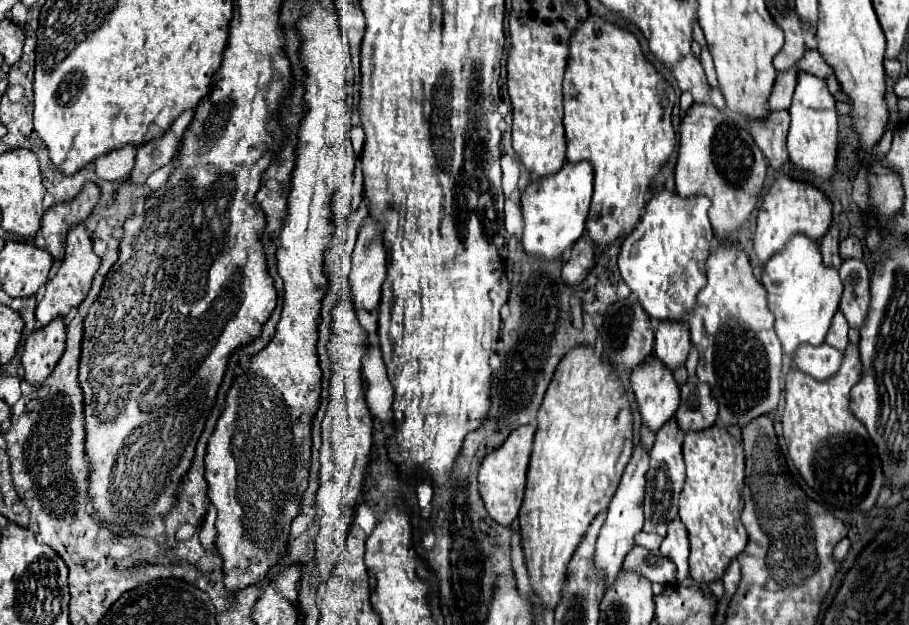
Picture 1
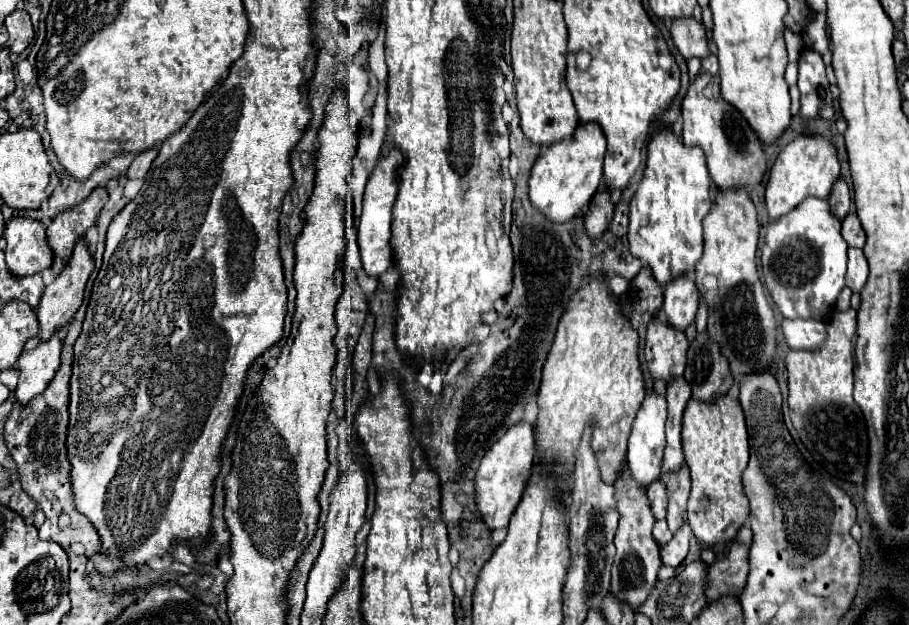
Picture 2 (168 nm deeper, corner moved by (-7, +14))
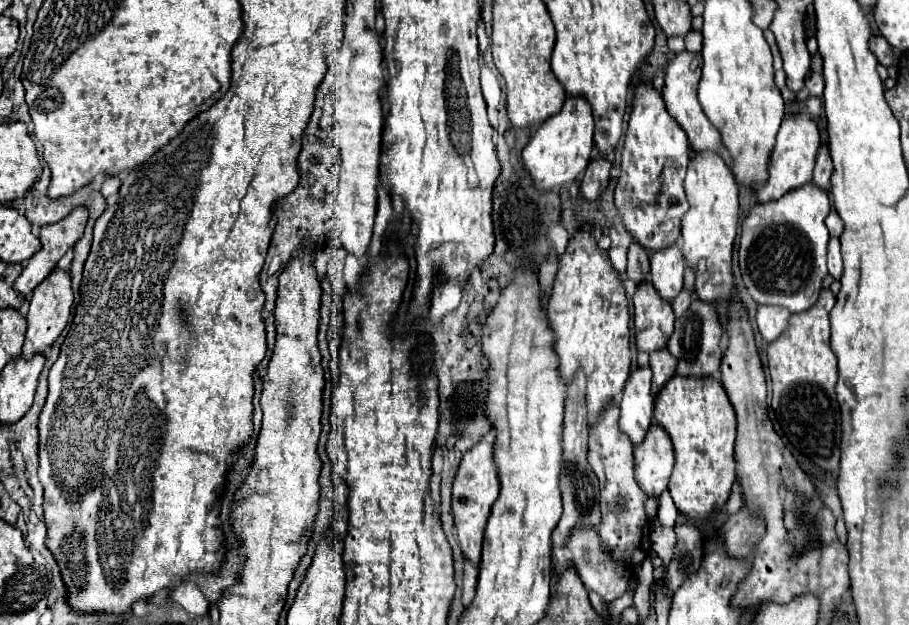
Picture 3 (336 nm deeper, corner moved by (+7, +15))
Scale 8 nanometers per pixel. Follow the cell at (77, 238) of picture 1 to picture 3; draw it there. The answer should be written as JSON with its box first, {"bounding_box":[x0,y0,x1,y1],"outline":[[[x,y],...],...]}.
{"bounding_box":[22,268,74,360],"outline":[[[54,268],[52,274],[48,274],[32,292],[30,298],[30,308],[26,314],[26,322],[28,322],[28,332],[26,332],[26,340],[24,340],[24,348],[22,348],[22,356],[28,360],[32,358],[36,352],[44,352],[46,346],[50,346],[60,332],[64,330],[68,316],[70,316],[70,308],[74,302],[74,294],[72,294],[72,276],[70,272],[62,270],[62,268]]]}

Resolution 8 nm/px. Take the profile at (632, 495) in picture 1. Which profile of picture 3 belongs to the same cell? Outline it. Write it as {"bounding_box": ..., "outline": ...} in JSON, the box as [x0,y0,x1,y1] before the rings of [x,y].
{"bounding_box":[618,366,654,446],"outline":[[[648,366],[636,368],[626,382],[626,388],[620,400],[618,426],[620,426],[620,432],[632,440],[634,446],[642,444],[652,420],[654,398],[650,394],[650,380],[652,380],[652,372]]]}

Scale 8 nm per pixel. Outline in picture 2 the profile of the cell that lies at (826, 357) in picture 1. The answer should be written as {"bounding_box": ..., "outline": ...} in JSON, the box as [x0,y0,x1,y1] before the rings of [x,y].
{"bounding_box":[780,319,826,349],"outline":[[[782,319],[780,325],[790,349],[816,349],[824,343],[826,327],[816,319]]]}

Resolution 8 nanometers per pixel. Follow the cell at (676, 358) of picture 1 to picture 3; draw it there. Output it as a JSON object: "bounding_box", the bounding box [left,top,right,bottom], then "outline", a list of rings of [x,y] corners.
{"bounding_box":[650,246,684,304],"outline":[[[678,246],[654,252],[650,256],[650,278],[664,302],[672,304],[674,298],[680,294],[684,286],[684,268],[684,256]]]}

